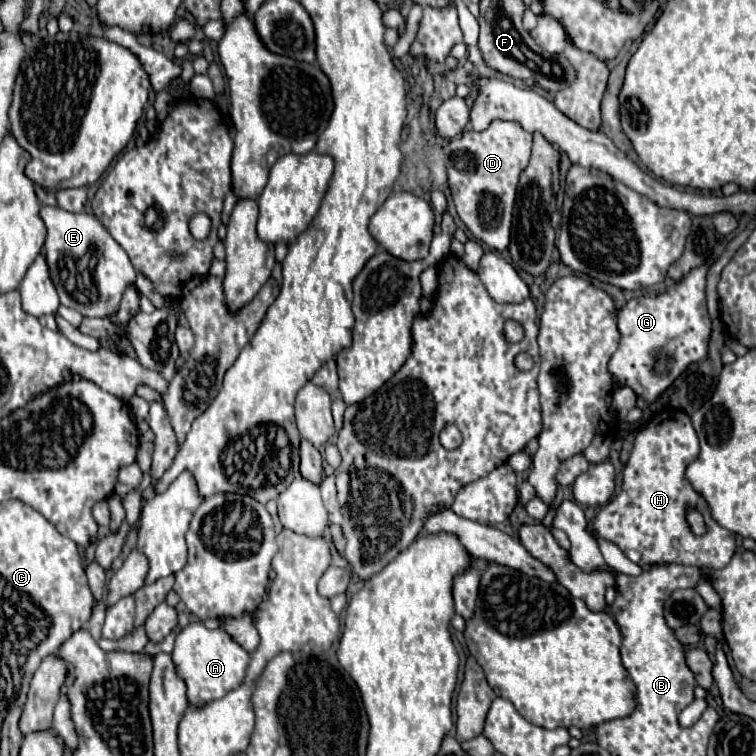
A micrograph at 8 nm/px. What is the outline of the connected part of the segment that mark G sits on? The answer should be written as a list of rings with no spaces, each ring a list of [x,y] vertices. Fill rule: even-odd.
[[[708,265],[696,267],[696,271],[690,271],[684,279],[668,287],[658,297],[630,299],[620,309],[618,323],[622,339],[608,365],[618,387],[628,385],[636,391],[636,395],[644,397],[646,401],[654,401],[690,363],[708,355],[710,317],[704,295],[706,271]]]

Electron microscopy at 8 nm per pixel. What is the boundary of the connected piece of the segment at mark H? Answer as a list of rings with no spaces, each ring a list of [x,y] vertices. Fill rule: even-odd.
[[[670,409],[658,413],[644,429],[638,431],[632,455],[624,467],[624,485],[616,499],[600,509],[588,529],[596,537],[616,543],[622,553],[640,567],[656,563],[682,563],[694,567],[726,567],[734,555],[734,535],[720,527],[712,517],[706,501],[684,479],[684,469],[700,453],[696,431],[684,411]],[[688,509],[702,513],[706,523],[704,535],[694,535],[688,523]]]

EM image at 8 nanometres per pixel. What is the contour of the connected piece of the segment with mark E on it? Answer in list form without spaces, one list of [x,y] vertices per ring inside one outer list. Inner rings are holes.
[[[42,207],[40,217],[46,223],[46,261],[50,277],[60,295],[60,303],[80,311],[84,317],[110,317],[120,309],[122,295],[136,281],[136,271],[126,251],[88,213],[68,213],[60,207]]]

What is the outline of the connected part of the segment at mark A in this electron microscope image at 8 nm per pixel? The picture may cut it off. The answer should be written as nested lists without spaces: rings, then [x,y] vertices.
[[[200,621],[188,623],[176,635],[176,647],[172,651],[172,659],[178,667],[178,675],[186,681],[188,701],[192,705],[204,705],[214,699],[224,697],[228,691],[236,689],[246,673],[250,663],[250,653],[240,647],[222,627],[206,629]]]

